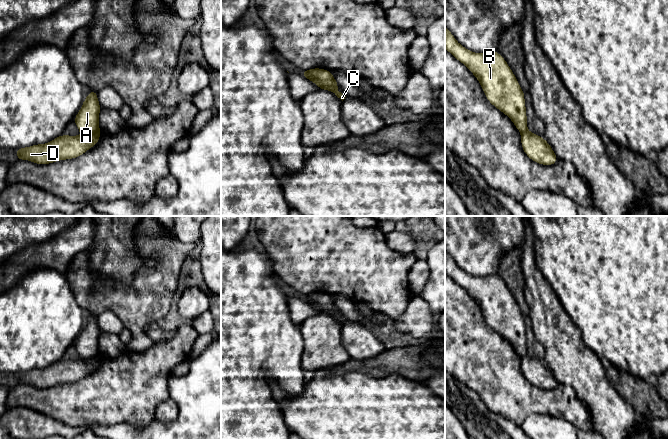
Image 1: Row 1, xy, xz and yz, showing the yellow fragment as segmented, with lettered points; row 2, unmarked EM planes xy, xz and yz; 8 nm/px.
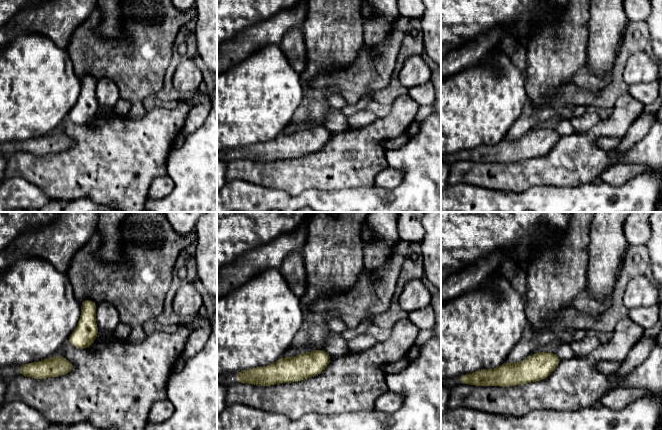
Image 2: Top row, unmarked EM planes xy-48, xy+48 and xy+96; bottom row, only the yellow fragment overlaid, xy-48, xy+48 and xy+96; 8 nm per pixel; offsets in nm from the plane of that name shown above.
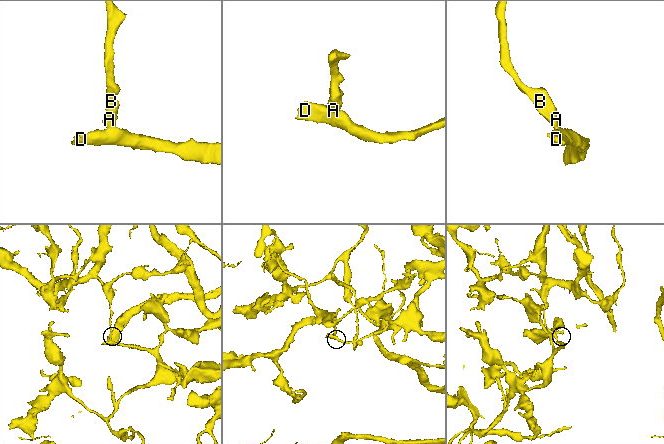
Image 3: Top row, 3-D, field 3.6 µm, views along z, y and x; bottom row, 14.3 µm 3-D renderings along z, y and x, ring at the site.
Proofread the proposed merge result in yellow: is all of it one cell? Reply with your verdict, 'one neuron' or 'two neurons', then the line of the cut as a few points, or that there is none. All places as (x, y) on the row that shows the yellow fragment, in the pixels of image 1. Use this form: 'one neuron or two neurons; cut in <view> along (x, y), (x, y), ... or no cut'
two neurons; cut in xy along (98, 129), (86, 134)

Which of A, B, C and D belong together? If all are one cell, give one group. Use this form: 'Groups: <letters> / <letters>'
Groups: A B / C D

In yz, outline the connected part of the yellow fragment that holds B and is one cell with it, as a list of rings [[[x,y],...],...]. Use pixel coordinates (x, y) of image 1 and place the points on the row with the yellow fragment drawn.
[[[445,26],[445,49],[458,61],[463,63],[479,81],[488,101],[507,115],[522,134],[527,131],[527,115],[524,91],[519,86],[517,78],[505,59],[497,52],[474,53],[457,42],[452,33]]]

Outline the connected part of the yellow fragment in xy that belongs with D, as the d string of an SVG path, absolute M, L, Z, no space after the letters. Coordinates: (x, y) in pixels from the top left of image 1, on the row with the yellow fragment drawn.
M101 130L85 136L60 135L46 144L36 144L15 150L17 160L28 160L39 165L74 159L97 145Z

